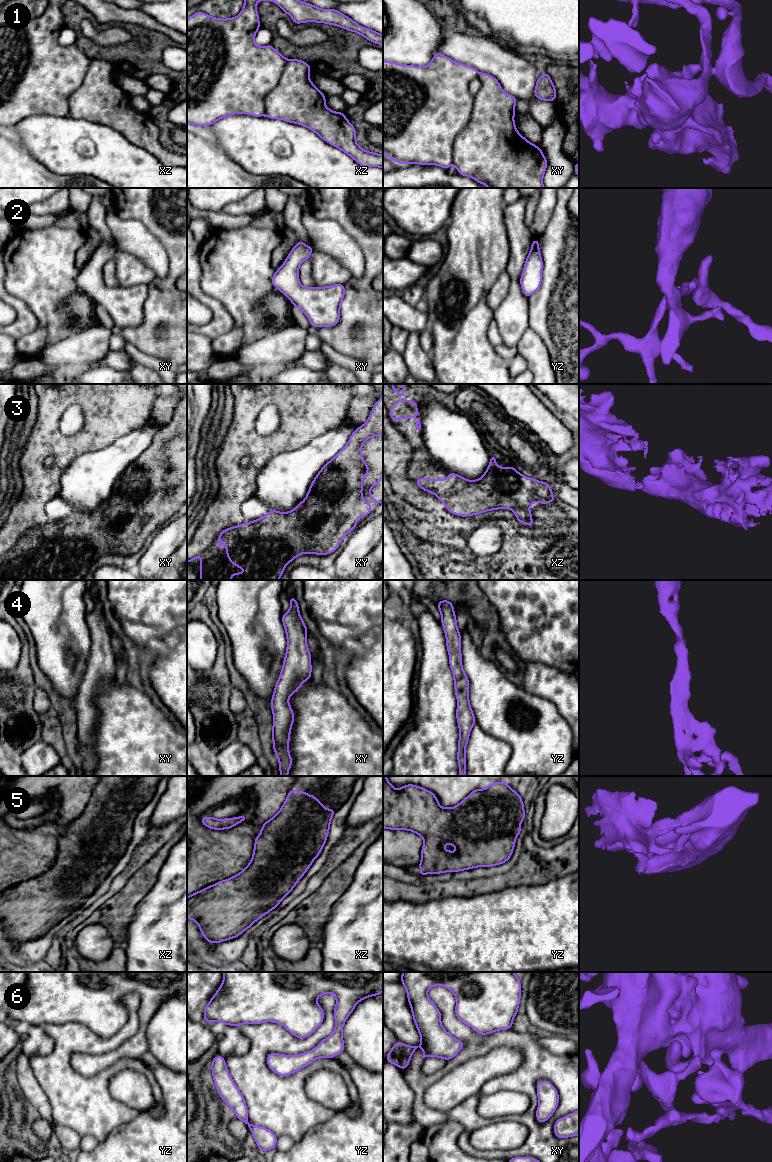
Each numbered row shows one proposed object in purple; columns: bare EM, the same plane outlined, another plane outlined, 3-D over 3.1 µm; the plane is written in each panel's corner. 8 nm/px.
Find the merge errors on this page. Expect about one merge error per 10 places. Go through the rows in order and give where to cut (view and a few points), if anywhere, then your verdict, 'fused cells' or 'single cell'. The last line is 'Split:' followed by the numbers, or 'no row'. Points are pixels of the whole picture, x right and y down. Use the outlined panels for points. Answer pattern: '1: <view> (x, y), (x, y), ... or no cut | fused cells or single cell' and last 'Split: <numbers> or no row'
1: no cut | single cell
2: no cut | single cell
3: no cut | single cell
4: no cut | single cell
5: no cut | single cell
6: no cut | single cell
Split: no row

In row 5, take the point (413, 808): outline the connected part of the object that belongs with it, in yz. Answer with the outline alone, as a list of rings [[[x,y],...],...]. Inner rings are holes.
[[[383,776],[383,828],[408,830],[423,838],[421,862],[418,865],[421,877],[430,873],[459,872],[507,862],[521,833],[524,809],[522,797],[506,781],[494,782],[485,789],[478,788],[458,805],[443,808],[433,792],[413,784],[395,789]],[[444,844],[455,846],[457,851],[445,850]]]

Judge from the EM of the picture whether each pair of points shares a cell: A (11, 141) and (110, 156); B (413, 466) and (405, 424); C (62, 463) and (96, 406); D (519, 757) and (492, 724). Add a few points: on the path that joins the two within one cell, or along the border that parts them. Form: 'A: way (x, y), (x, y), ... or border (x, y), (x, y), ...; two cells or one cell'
A: border (15, 125), (21, 143), (37, 160); two cells
B: way (418, 456), (418, 444), (415, 434); one cell
C: way (72, 449), (96, 425), (96, 420); one cell
D: way (519, 748), (501, 728); one cell

